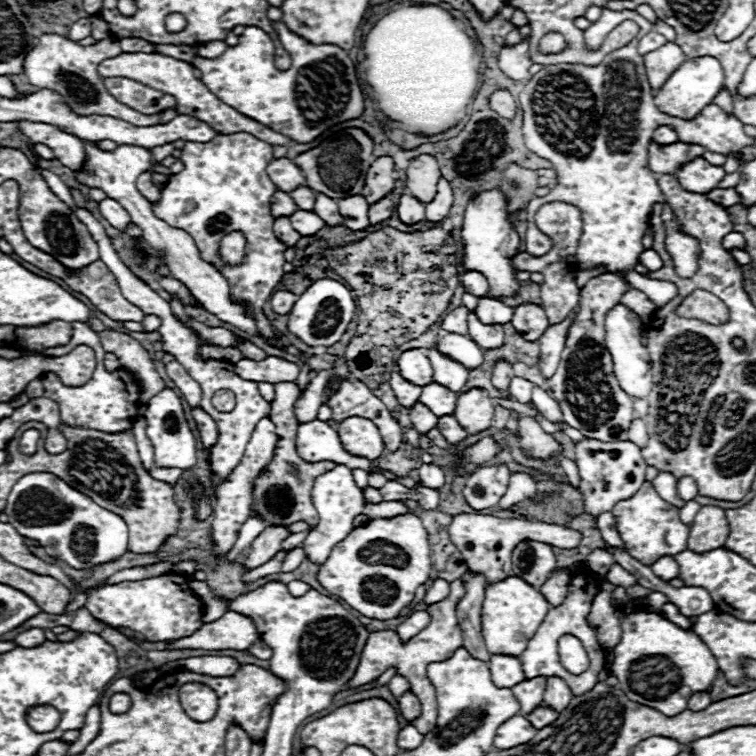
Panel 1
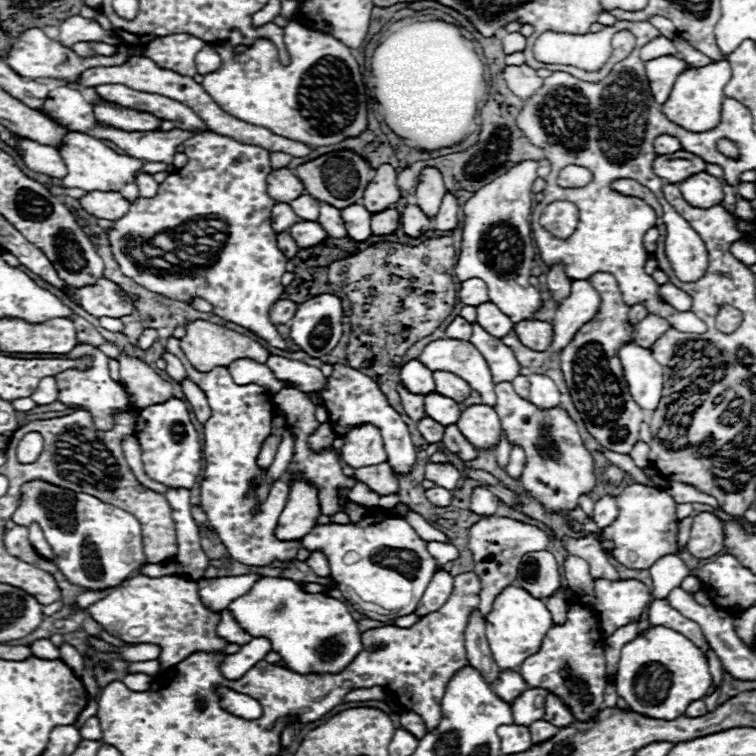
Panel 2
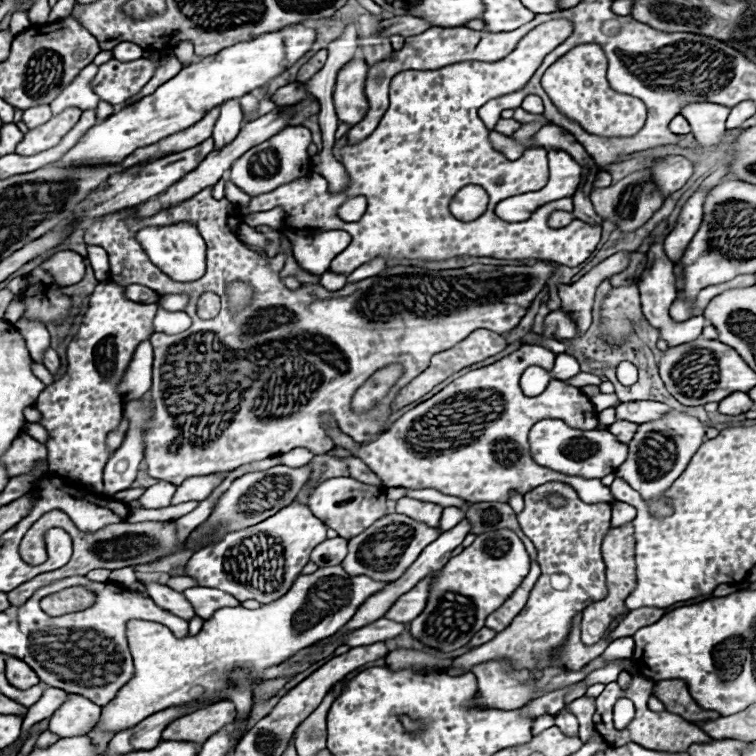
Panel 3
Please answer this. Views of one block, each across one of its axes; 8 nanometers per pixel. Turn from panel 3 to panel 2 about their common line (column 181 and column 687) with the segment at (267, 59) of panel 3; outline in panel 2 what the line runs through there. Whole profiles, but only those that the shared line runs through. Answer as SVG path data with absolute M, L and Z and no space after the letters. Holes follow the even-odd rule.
M722 60L704 68L690 68L678 76L674 82L674 88L670 92L670 98L662 106L662 112L678 126L682 126L688 132L708 132L720 124L722 116L722 102L724 102L724 86L728 84L732 76L730 62Z

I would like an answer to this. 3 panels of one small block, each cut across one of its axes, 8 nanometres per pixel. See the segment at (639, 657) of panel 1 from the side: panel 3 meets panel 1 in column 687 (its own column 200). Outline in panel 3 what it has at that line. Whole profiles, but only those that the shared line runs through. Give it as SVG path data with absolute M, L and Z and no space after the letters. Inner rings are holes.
M324 566L312 574L300 574L286 596L260 606L258 610L248 610L244 606L236 608L222 608L214 612L210 620L204 622L202 630L194 636L176 638L166 626L144 622L144 620L130 620L128 622L128 644L134 656L134 676L128 680L124 688L118 690L114 700L102 706L100 718L92 730L100 732L124 732L134 724L140 724L144 718L174 706L188 706L190 702L208 702L218 692L224 692L224 700L234 702L236 718L241 721L252 708L252 690L254 682L262 676L264 670L282 664L302 648L308 648L322 638L334 636L354 614L356 610L370 598L374 592L380 592L386 582L372 580L368 576L348 576L340 566Z

